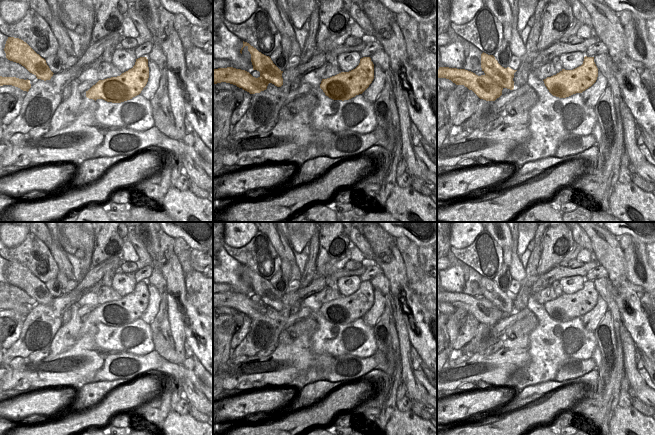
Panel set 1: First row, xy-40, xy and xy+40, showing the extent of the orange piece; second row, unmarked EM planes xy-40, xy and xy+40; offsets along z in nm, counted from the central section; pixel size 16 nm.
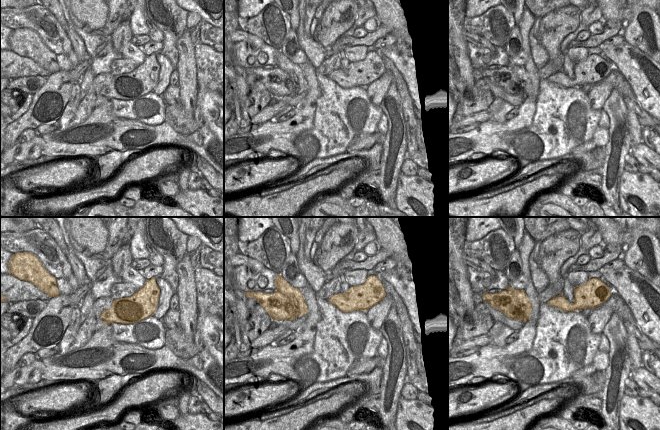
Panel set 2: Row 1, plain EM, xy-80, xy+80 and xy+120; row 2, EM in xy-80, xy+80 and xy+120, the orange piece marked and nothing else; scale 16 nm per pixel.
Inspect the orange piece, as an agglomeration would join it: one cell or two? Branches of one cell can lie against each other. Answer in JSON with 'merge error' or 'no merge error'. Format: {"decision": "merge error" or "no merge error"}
{"decision": "merge error"}

